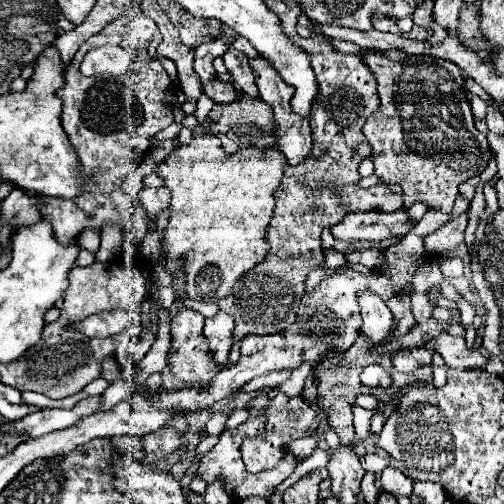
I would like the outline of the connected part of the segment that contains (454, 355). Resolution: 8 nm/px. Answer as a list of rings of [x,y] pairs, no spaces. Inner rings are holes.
[[[443,333],[443,335],[437,335],[437,337],[427,337],[423,347],[441,353],[449,367],[485,369],[485,365],[487,365],[487,359],[483,355],[469,353],[463,337],[453,337],[453,335],[445,335]]]

